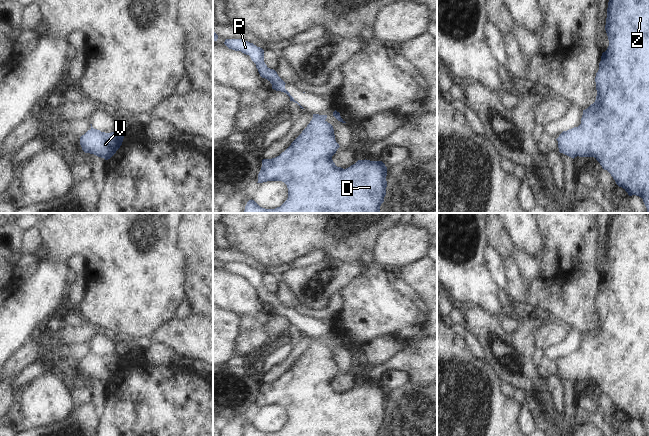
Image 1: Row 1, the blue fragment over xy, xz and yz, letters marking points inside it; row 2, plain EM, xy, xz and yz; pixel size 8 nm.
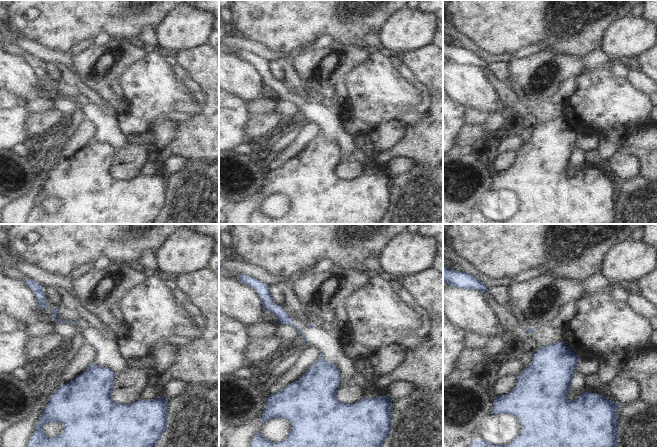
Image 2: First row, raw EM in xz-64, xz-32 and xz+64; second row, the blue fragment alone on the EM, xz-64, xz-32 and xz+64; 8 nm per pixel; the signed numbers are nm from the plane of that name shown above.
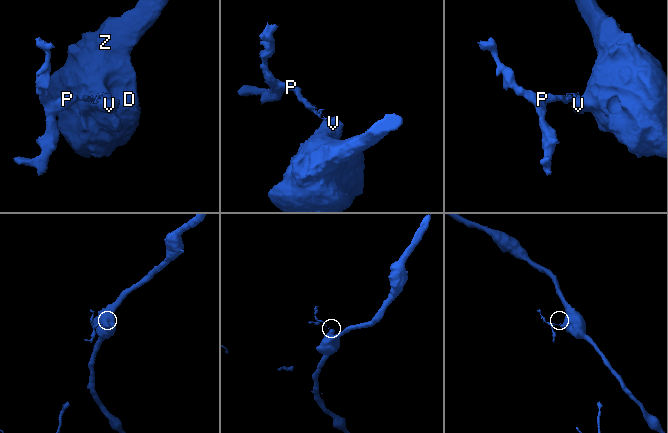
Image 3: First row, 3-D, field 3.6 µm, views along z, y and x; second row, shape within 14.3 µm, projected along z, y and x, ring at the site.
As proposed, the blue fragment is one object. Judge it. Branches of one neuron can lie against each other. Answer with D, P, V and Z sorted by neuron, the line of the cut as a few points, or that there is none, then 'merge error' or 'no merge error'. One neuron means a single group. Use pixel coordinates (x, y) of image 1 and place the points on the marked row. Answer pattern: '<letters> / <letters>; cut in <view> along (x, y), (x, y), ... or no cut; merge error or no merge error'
D V Z / P; cut in xz along (313, 115), (318, 115), (324, 121); merge error

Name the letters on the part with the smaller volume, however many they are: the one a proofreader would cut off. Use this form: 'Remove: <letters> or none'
Remove: P.

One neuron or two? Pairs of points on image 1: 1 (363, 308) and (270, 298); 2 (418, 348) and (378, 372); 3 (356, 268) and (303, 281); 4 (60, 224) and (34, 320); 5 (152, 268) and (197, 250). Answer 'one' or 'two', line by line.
1: two
2: one
3: one
4: two
5: two

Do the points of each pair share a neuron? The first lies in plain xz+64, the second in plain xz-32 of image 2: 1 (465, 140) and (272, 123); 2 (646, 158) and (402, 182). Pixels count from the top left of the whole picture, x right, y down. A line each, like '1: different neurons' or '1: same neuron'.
1: same neuron
2: different neurons

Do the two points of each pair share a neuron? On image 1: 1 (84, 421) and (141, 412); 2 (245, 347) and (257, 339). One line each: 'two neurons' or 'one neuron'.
1: two neurons
2: one neuron

